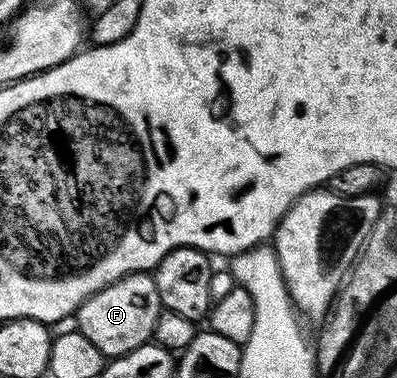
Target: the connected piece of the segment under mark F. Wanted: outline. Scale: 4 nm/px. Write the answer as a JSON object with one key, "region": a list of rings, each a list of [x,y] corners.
{"region":[[[137,272],[104,286],[104,290],[92,294],[92,298],[84,301],[76,313],[76,331],[84,334],[84,338],[88,338],[88,342],[92,342],[92,346],[96,346],[103,357],[123,356],[128,354],[128,350],[136,350],[136,346],[151,343],[163,313],[153,275]]]}

